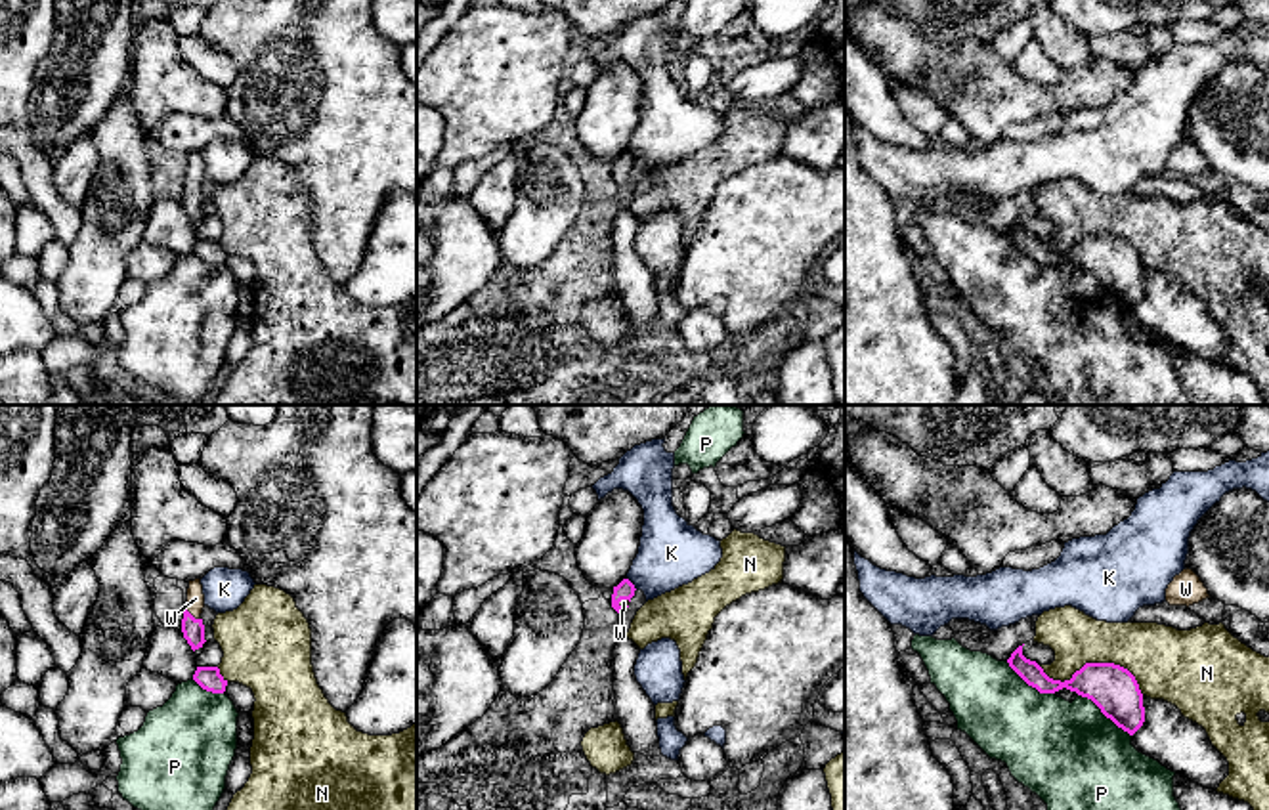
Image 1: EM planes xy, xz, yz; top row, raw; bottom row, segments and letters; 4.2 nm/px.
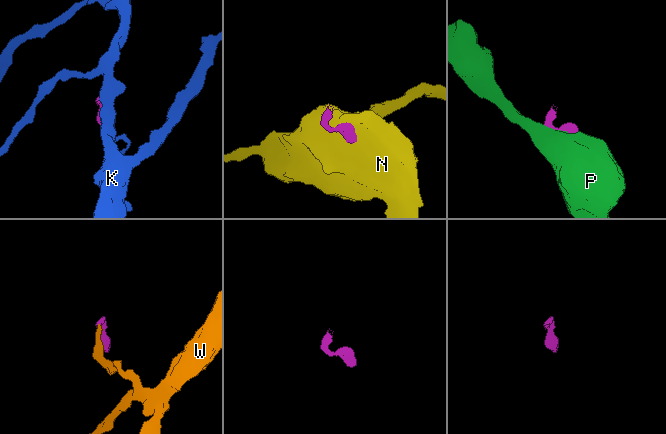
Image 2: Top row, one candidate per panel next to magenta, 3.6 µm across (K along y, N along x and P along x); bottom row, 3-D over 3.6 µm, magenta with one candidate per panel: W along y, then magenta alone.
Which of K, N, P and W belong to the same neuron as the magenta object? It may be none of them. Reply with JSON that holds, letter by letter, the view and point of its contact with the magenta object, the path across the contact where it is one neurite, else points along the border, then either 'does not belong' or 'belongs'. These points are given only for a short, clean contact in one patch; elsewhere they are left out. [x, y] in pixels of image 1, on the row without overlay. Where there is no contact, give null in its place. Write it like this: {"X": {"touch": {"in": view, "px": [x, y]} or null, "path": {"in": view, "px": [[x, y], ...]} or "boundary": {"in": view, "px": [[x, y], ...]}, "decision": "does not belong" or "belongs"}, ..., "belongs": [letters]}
{"K": {"touch": {"in": "xz", "px": [631, 155]}, "boundary": {"in": "xz", "px": [[627, 149], [637, 161]]}, "decision": "does not belong"}, "N": {"touch": {"in": "yz", "px": [1096, 235]}, "decision": "does not belong"}, "P": {"touch": {"in": "yz", "px": [1105, 287]}, "decision": "does not belong"}, "W": {"touch": {"in": "xy", "px": [190, 186]}, "path": {"in": "xy", "px": [[193, 203], [190, 186], [195, 170]]}, "decision": "belongs"}, "belongs": ["W"]}

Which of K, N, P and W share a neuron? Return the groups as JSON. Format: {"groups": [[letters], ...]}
{"groups": [["K"], ["N"], ["P"], ["W"]]}

